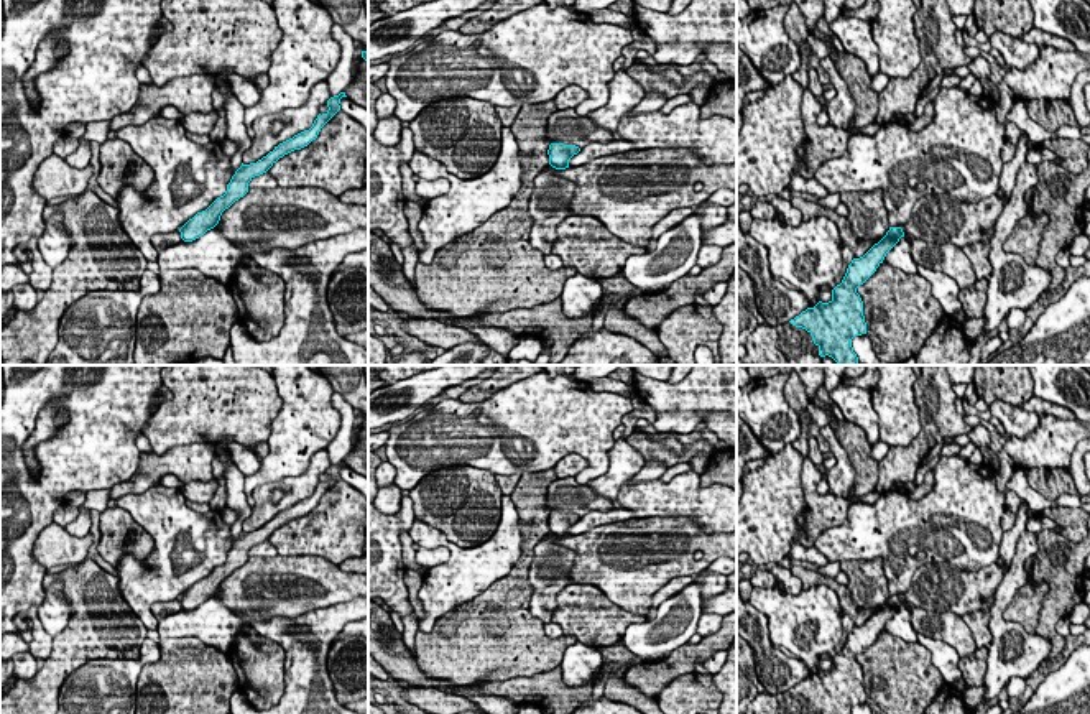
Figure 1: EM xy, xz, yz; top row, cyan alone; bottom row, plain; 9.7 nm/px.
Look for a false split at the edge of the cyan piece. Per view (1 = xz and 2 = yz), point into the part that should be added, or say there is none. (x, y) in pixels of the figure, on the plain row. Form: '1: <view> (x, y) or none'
1: none
2: yz (785, 703)

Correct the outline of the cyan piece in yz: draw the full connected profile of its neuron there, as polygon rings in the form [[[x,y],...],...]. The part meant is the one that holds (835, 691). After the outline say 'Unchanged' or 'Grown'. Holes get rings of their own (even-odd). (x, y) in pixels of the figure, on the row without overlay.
[[[889,596],[863,625],[852,628],[829,671],[819,670],[779,694],[758,694],[745,714],[852,714],[855,704],[866,702],[863,670],[857,656],[876,640],[901,605],[901,596]]]. Grown

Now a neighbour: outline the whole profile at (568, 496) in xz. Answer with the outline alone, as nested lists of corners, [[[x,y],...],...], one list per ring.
[[[577,477],[556,479],[547,487],[547,510],[575,513],[584,517],[593,510],[610,512],[615,505],[598,494],[595,494],[587,484],[580,484]]]

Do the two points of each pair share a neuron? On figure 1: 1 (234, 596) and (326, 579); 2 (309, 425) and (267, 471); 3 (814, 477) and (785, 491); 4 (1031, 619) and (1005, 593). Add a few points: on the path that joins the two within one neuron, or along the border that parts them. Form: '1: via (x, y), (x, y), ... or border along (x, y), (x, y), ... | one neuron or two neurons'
1: via (250, 574), (272, 571), (301, 574) | one neuron
2: via (301, 436), (278, 459) | one neuron
3: border along (806, 456), (801, 466), (806, 504), (801, 523) | two neurons
4: border along (1018, 588), (1003, 617), (1020, 622), (1031, 634) | two neurons

